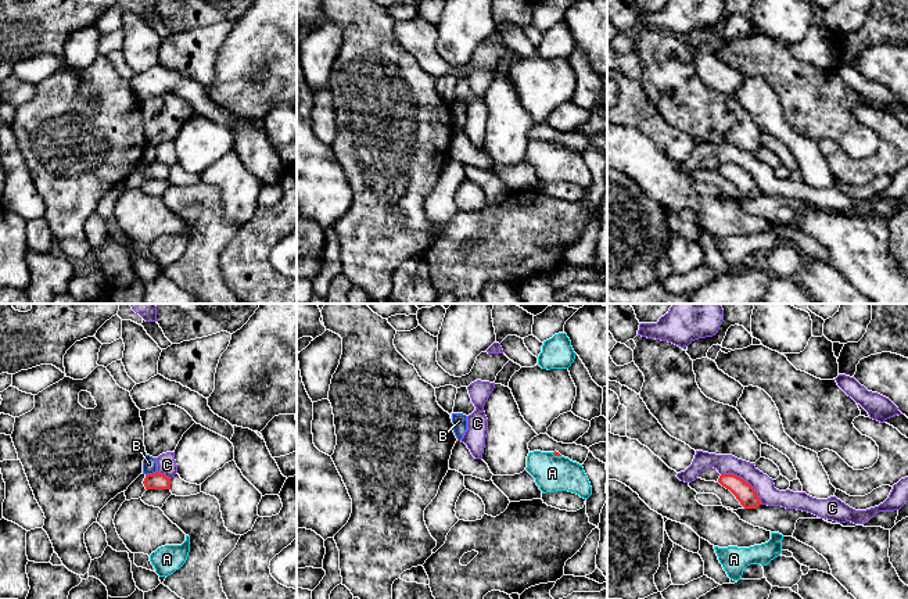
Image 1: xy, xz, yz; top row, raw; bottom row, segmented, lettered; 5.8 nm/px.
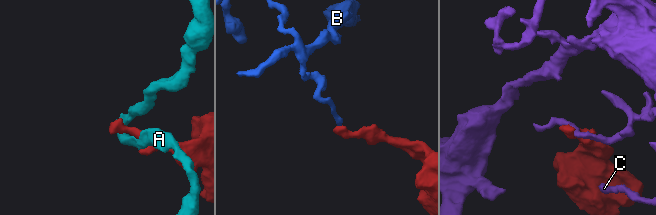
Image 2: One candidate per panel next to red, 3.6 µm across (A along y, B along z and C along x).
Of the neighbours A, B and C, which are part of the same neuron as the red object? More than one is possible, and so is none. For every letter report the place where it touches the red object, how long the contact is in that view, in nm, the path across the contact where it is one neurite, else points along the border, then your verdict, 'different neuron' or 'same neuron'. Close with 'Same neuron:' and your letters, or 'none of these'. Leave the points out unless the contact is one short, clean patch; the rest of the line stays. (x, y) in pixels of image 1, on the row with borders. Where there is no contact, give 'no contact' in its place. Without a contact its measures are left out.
A: contact xz (556, 455); length 60 nm; different neuron
B: contact xy (150, 474); length 70 nm; border xy (155, 470), (146, 476); different neuron
C: contact yz (743, 480); length 300 nm; border yz (721, 473), (734, 473), (742, 477), (763, 504); different neuron
Same neuron: none of these

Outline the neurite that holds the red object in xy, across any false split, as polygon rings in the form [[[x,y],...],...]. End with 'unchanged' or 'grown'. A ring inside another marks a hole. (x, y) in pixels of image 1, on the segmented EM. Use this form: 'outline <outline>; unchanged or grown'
outline [[[158,471],[147,474],[143,484],[146,489],[171,489],[171,478]]]; unchanged

